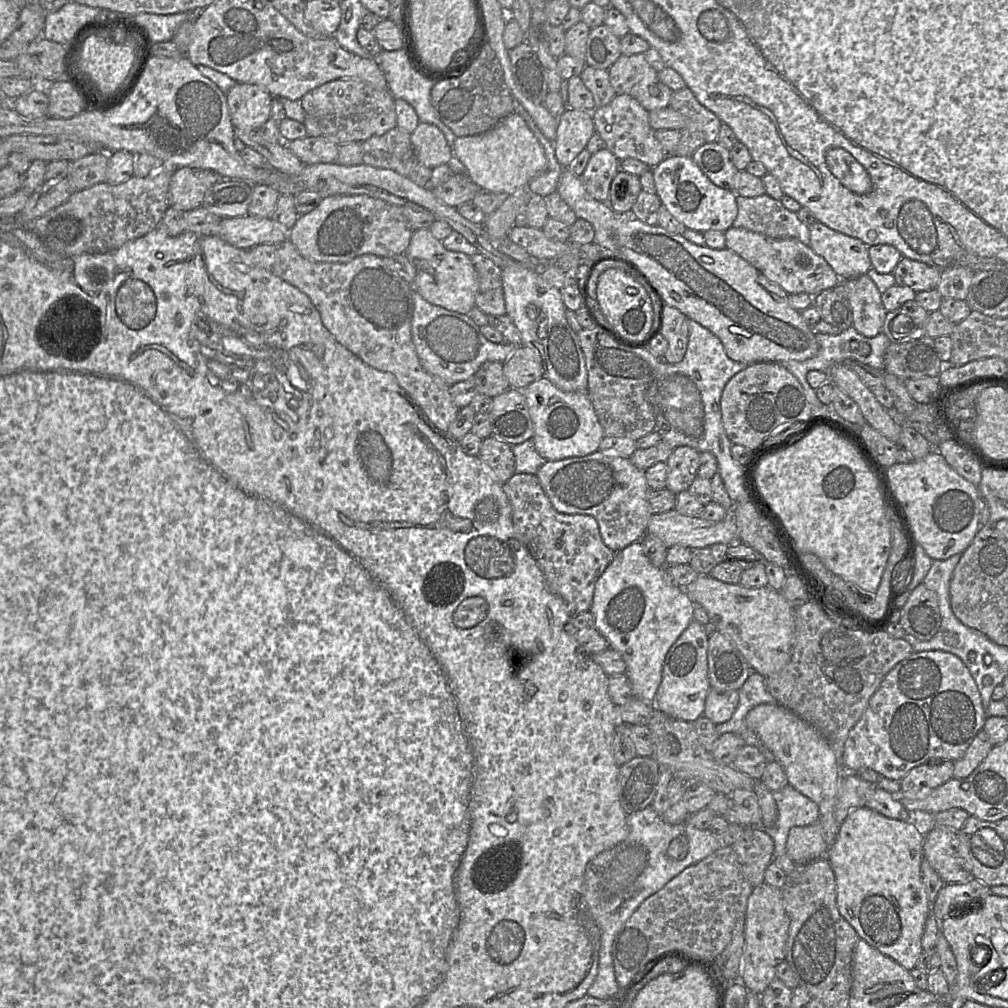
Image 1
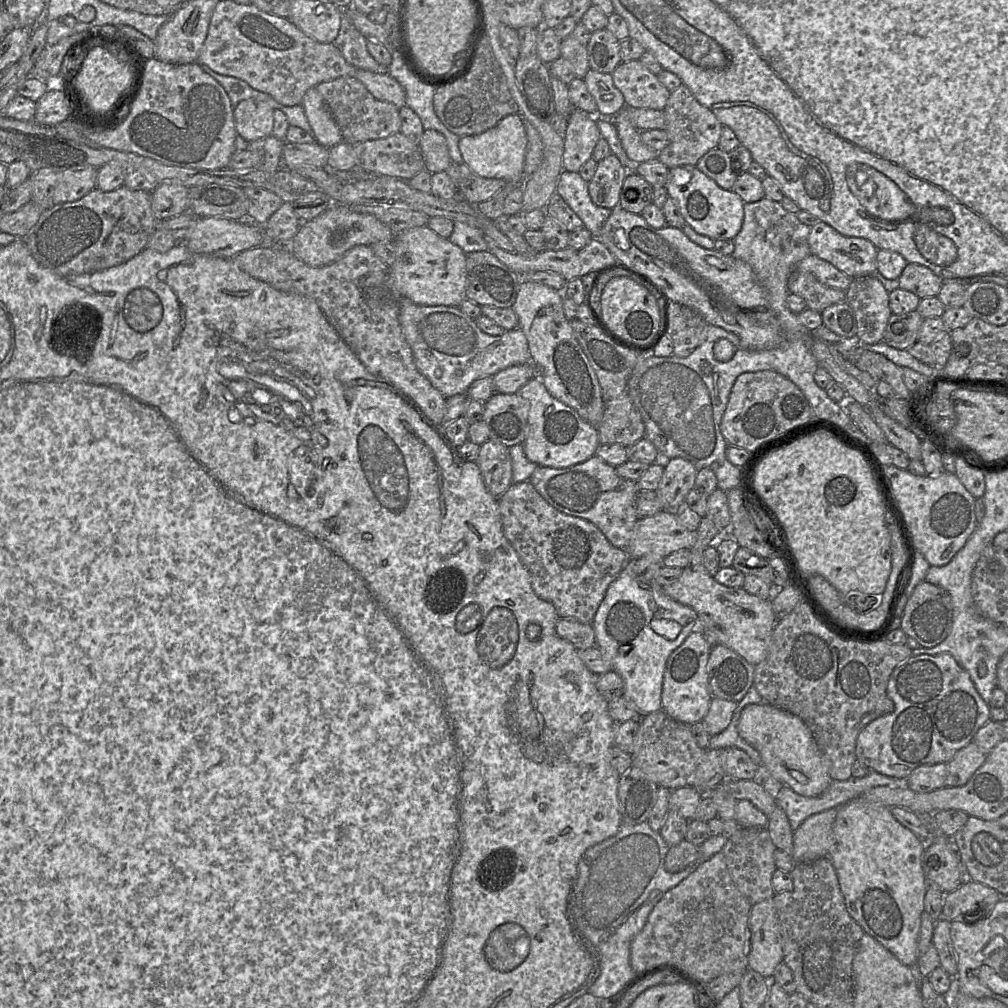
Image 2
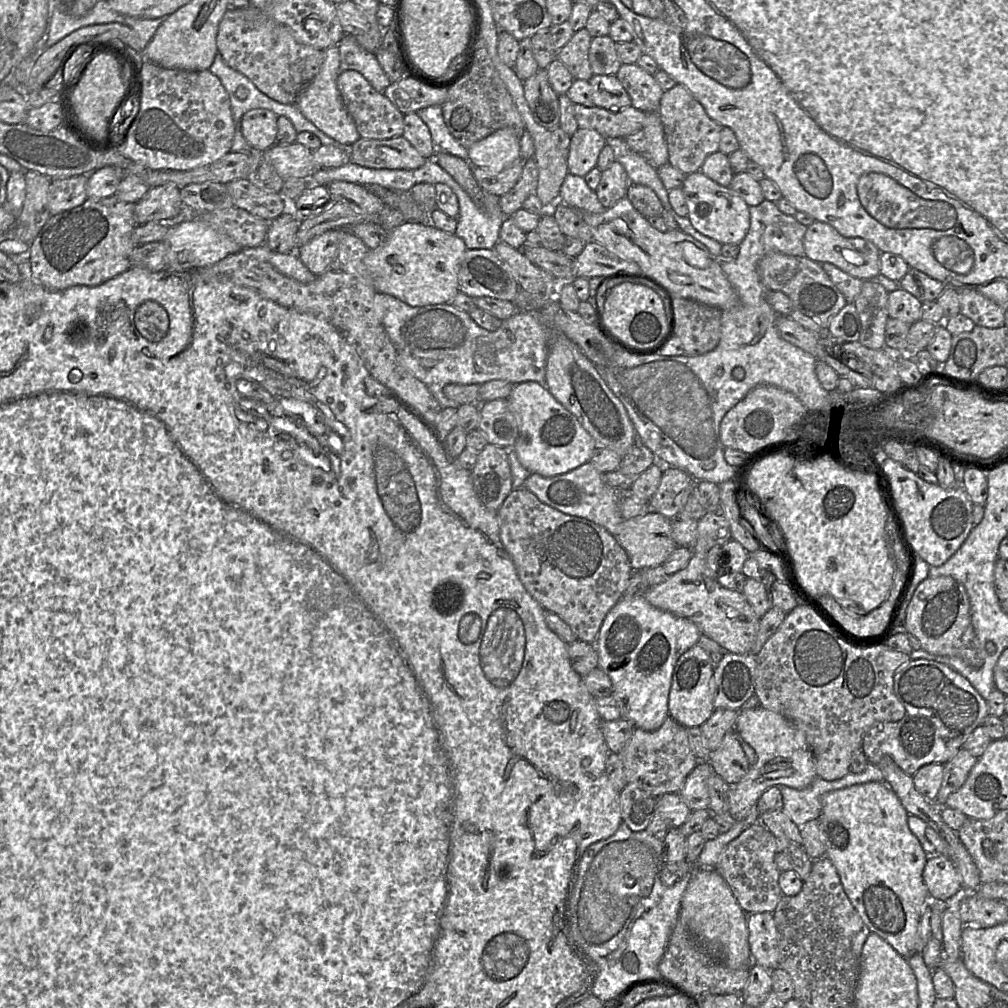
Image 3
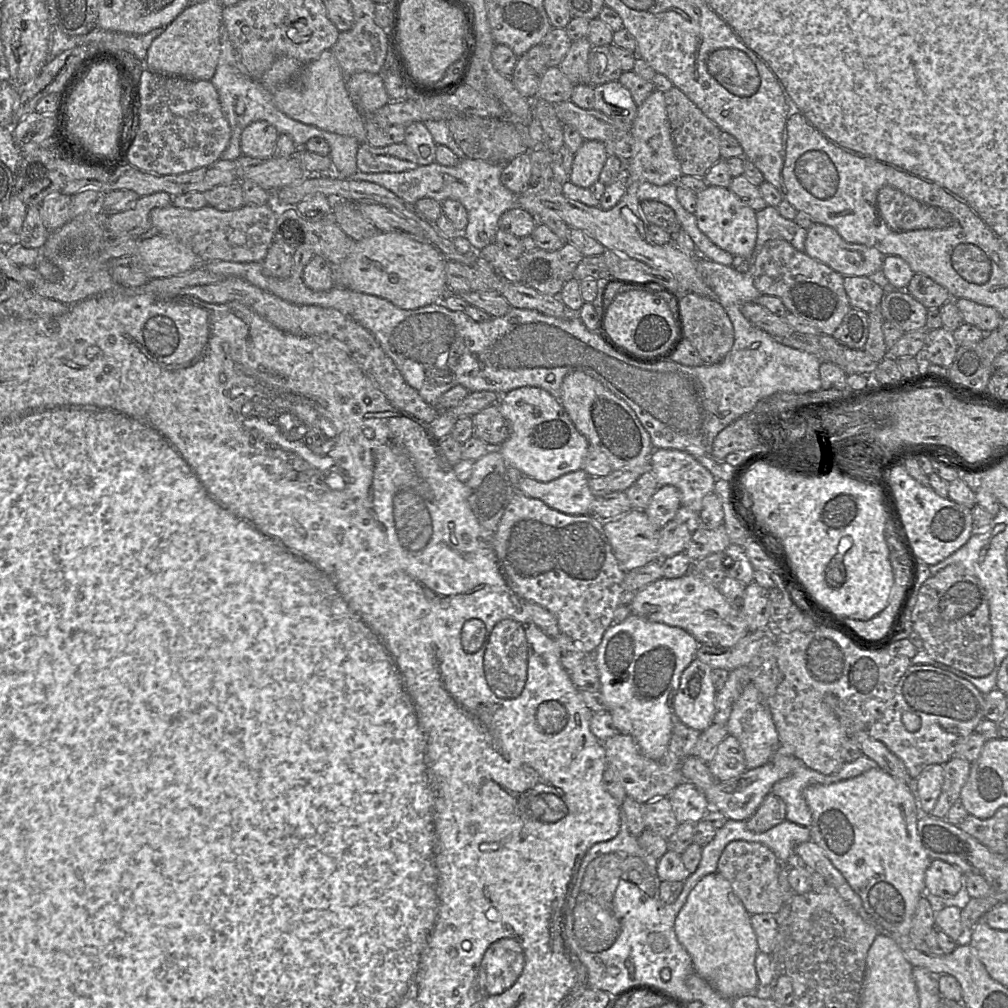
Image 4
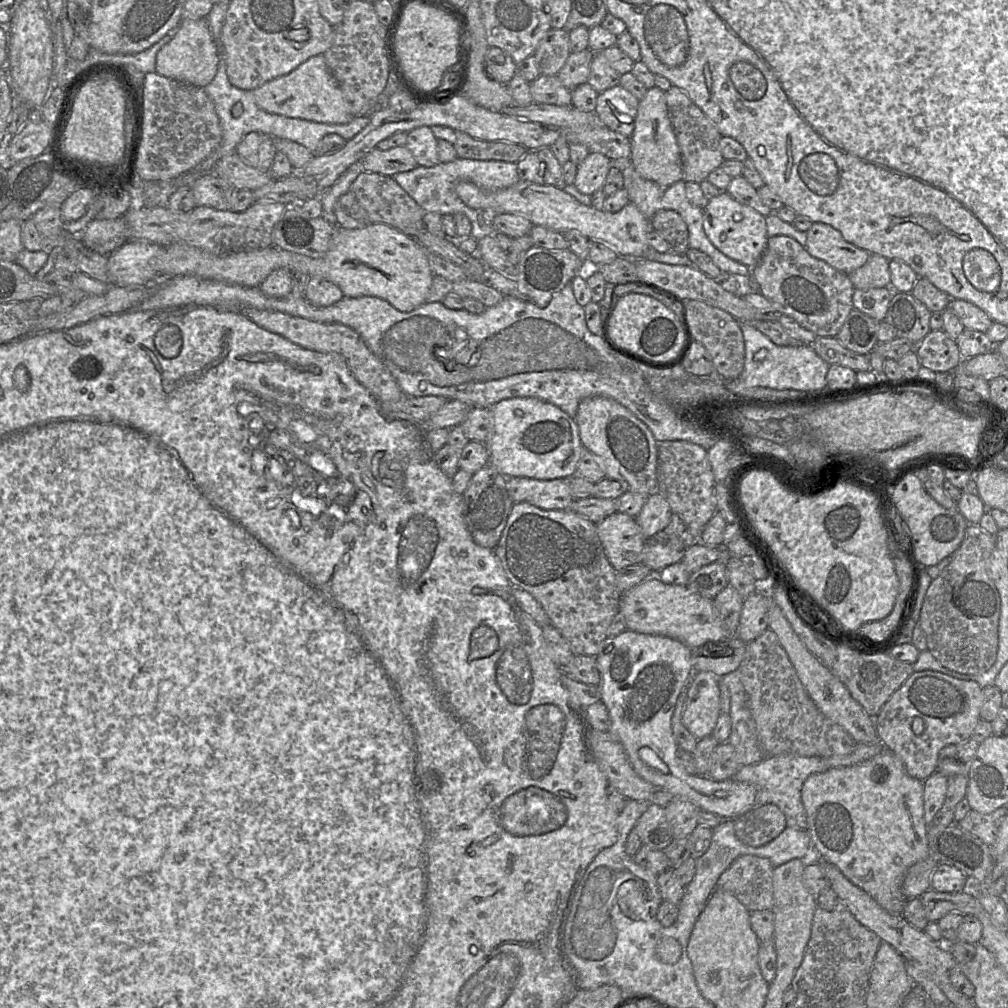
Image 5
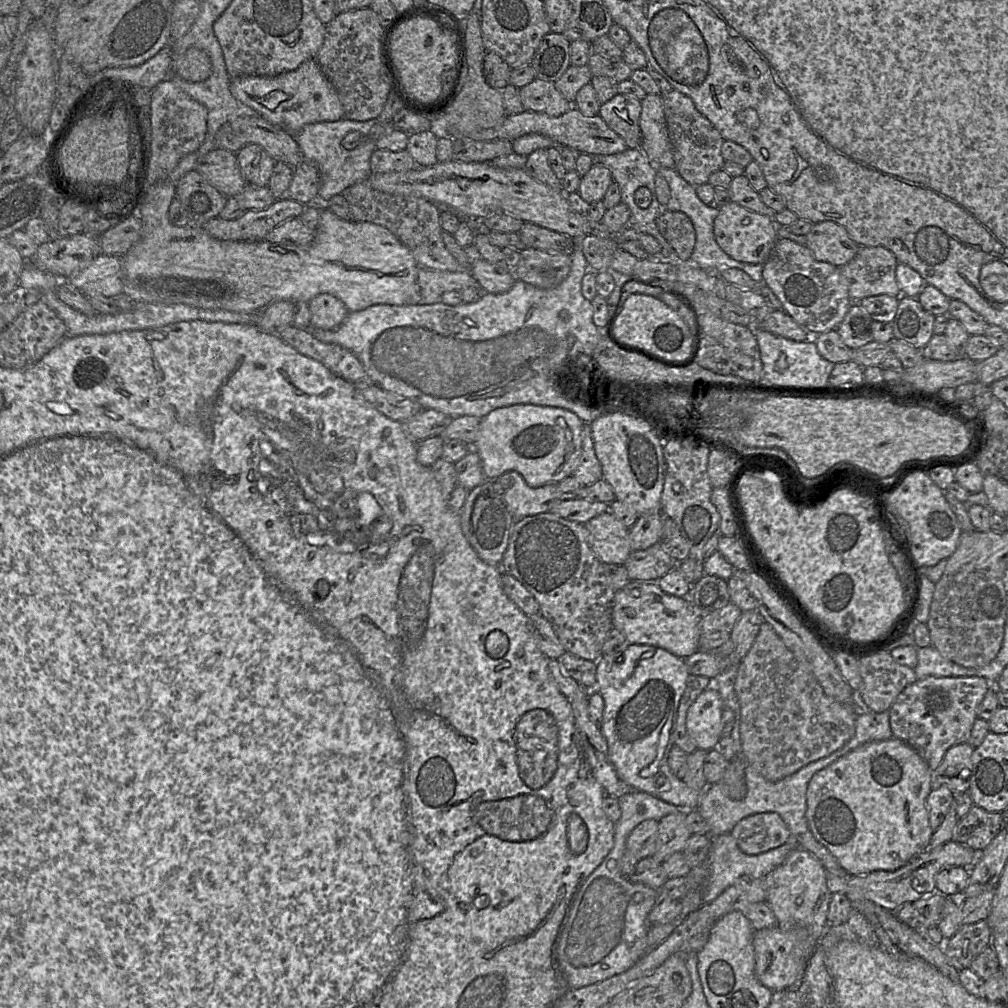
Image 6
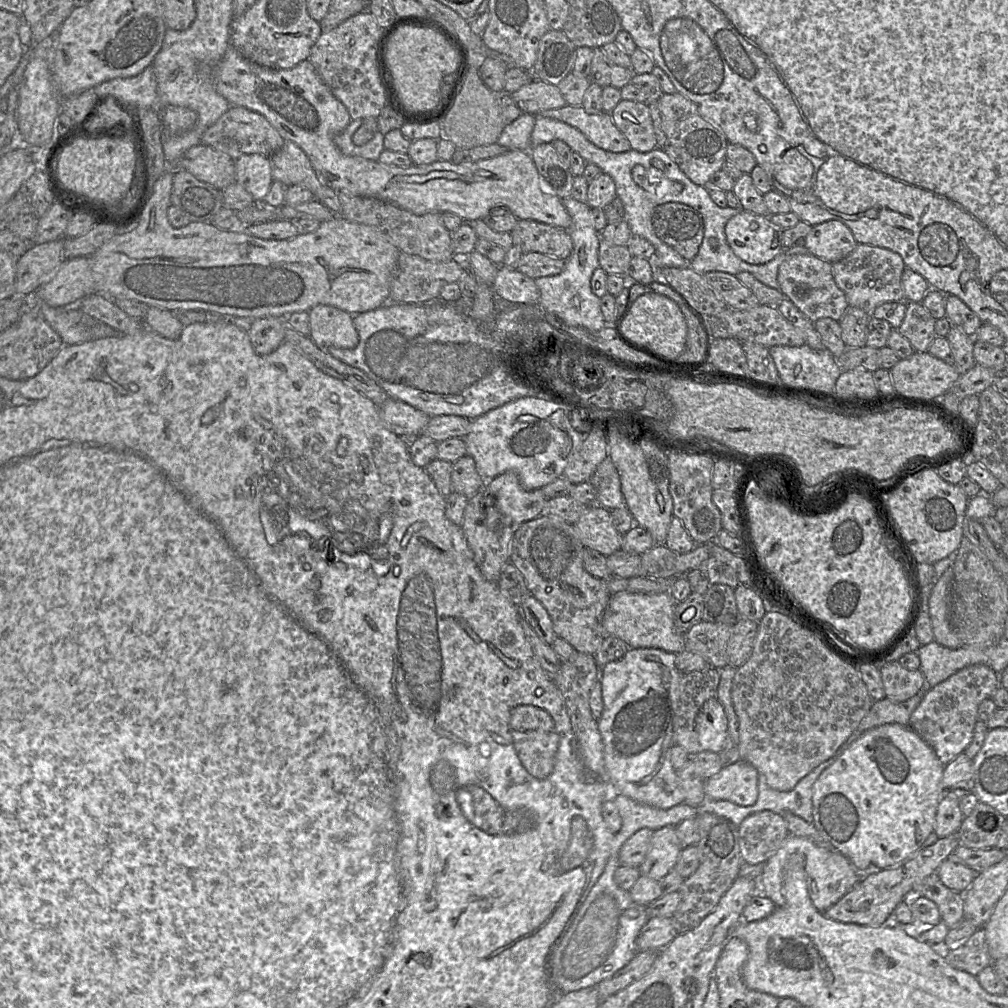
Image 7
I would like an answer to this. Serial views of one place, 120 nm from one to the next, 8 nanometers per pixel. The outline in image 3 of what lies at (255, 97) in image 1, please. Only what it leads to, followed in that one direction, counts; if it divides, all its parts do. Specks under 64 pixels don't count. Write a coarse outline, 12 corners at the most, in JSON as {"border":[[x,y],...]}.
{"border":[[257,108],[241,118],[250,148],[275,145],[277,117]]}

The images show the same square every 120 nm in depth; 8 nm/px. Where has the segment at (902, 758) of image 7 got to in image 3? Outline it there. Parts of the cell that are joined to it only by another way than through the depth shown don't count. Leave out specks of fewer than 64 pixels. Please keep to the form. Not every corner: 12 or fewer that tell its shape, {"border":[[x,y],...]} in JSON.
{"border":[[885,782],[825,794],[825,857],[870,932],[916,953],[928,855]]}

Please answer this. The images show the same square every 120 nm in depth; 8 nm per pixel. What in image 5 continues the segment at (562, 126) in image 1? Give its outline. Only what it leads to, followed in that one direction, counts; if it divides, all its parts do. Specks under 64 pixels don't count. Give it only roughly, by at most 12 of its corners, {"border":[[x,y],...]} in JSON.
{"border":[[590,152],[577,165],[573,185],[591,195],[603,189],[610,158]]}

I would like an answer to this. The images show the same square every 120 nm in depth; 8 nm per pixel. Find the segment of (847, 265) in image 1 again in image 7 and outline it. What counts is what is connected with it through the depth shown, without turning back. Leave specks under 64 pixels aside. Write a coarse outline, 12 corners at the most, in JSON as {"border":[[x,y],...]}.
{"border":[[839,220],[812,226],[804,246],[834,263],[856,248]]}

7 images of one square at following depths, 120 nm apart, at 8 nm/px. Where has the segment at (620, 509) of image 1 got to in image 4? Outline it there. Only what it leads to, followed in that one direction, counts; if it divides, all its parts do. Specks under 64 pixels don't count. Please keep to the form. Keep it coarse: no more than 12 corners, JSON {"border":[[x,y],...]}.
{"border":[[583,469],[550,482],[523,476],[516,491],[565,514],[591,514]]}

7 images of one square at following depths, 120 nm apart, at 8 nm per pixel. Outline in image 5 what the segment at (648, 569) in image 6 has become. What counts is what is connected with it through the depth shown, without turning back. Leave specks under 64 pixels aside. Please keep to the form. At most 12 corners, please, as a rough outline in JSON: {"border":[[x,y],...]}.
{"border":[[662,530],[646,539],[641,563],[658,575],[682,561],[679,536]]}

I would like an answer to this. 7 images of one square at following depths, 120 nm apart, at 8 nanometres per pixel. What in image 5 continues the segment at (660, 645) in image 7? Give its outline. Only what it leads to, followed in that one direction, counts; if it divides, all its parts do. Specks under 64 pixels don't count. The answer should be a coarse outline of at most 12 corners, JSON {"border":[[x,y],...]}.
{"border":[[652,575],[622,593],[627,630],[692,650],[728,639],[713,600]]}

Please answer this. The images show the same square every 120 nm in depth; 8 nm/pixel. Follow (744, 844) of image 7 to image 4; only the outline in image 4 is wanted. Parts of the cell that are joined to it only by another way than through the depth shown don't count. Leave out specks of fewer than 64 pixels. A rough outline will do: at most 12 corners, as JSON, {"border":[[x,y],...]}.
{"border":[[769,793],[747,828],[763,833],[786,820],[784,801]]}

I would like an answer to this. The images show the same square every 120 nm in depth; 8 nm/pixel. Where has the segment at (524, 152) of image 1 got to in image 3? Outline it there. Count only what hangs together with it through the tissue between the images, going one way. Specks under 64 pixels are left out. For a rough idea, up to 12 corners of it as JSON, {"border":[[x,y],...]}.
{"border":[[509,127],[473,143],[471,165],[499,173],[521,159]]}

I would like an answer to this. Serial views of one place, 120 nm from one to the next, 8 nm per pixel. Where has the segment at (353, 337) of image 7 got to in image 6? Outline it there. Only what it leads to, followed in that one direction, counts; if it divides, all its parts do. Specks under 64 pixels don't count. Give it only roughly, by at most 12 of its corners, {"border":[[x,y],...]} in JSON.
{"border":[[323,293],[308,302],[310,324],[340,326],[349,310]]}

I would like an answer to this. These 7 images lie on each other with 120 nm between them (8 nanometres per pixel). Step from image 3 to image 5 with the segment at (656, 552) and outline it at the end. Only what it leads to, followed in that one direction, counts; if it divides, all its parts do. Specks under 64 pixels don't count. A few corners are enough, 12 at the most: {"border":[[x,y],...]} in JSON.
{"border":[[615,512],[597,528],[616,570],[642,562],[647,538]]}

